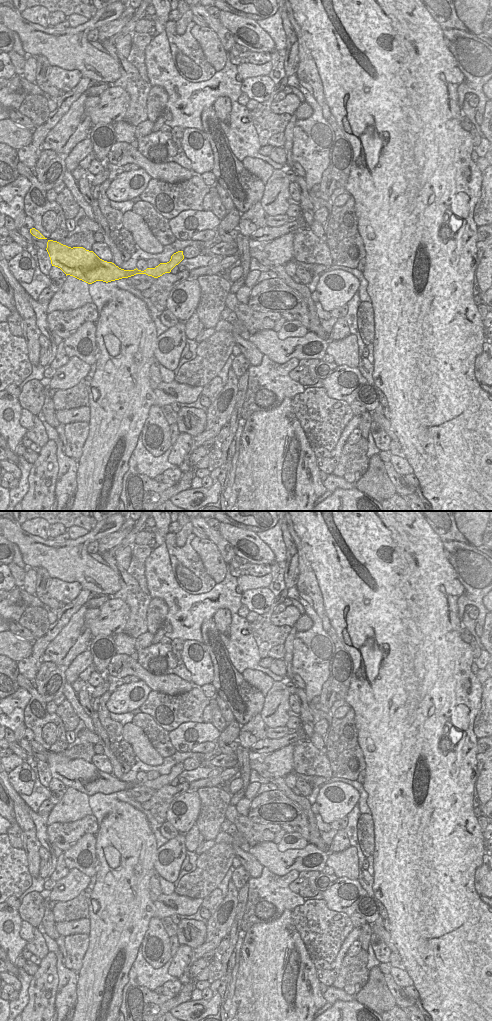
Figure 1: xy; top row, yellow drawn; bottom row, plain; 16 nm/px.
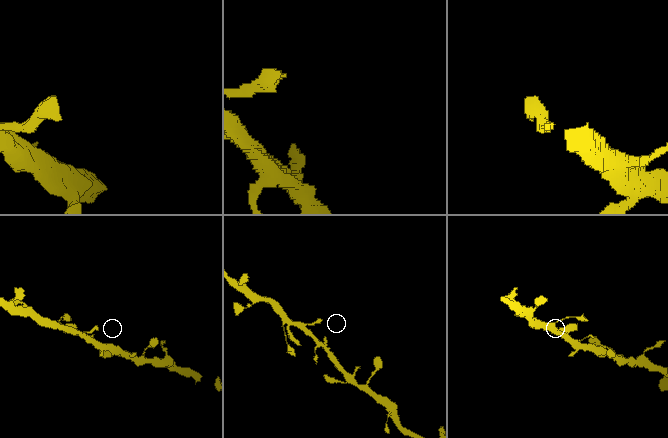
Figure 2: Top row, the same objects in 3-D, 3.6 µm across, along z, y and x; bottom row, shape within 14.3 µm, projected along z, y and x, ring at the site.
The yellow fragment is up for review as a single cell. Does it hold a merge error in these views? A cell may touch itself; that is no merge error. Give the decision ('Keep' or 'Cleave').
Keep.

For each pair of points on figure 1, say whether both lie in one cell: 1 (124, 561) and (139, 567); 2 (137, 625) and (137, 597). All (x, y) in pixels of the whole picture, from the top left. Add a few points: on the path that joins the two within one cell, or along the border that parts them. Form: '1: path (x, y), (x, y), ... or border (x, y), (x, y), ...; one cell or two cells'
1: border (132, 546), (131, 561), (126, 569); two cells
2: path (137, 618), (137, 604); one cell

